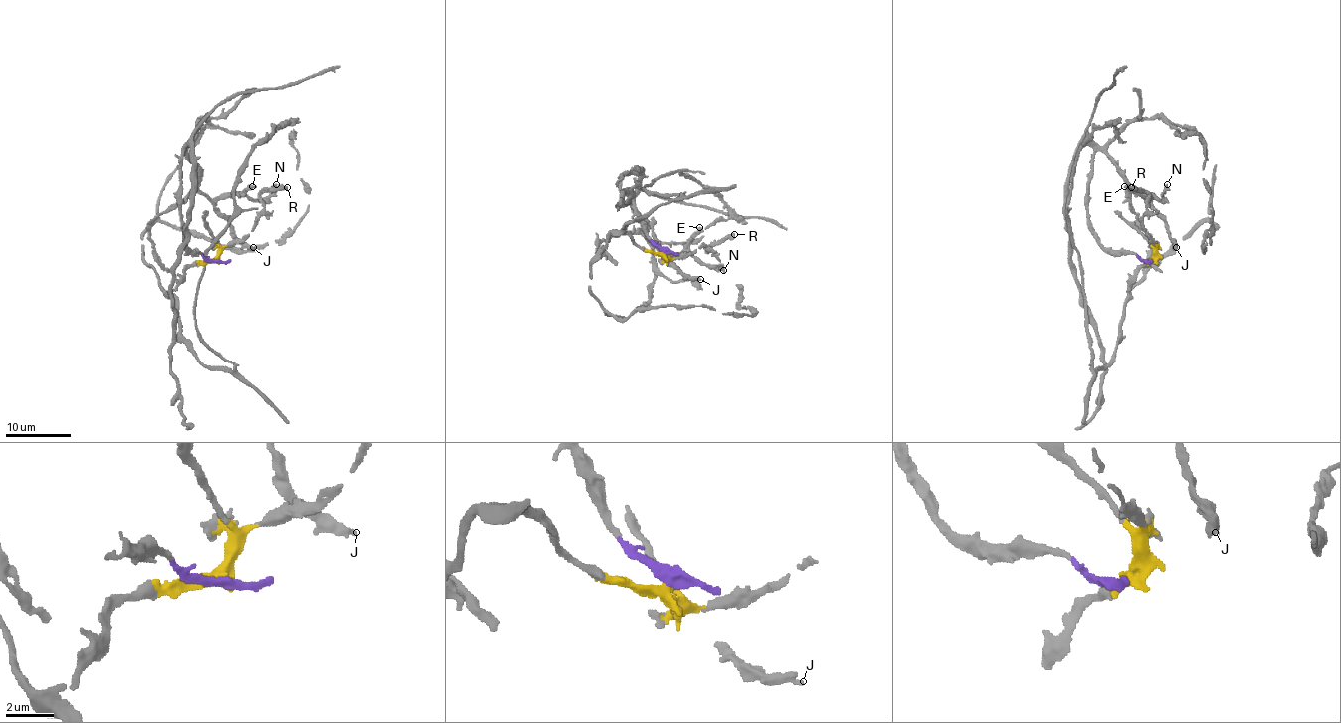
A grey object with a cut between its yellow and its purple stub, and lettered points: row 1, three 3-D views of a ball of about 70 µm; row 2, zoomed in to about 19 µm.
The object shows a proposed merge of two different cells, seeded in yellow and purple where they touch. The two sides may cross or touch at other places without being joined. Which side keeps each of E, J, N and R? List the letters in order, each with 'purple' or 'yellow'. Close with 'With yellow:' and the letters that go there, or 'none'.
E: purple
J: purple
N: purple
R: yellow
With yellow: R

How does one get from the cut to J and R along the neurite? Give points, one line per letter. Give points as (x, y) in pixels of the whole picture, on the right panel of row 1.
J: (1148, 261), (1099, 243), (1087, 213), (1087, 174), (1097, 151), (1166, 223), (1176, 248)
R: (1150, 261), (1155, 246), (1145, 231), (1143, 215), (1148, 195), (1130, 187)

